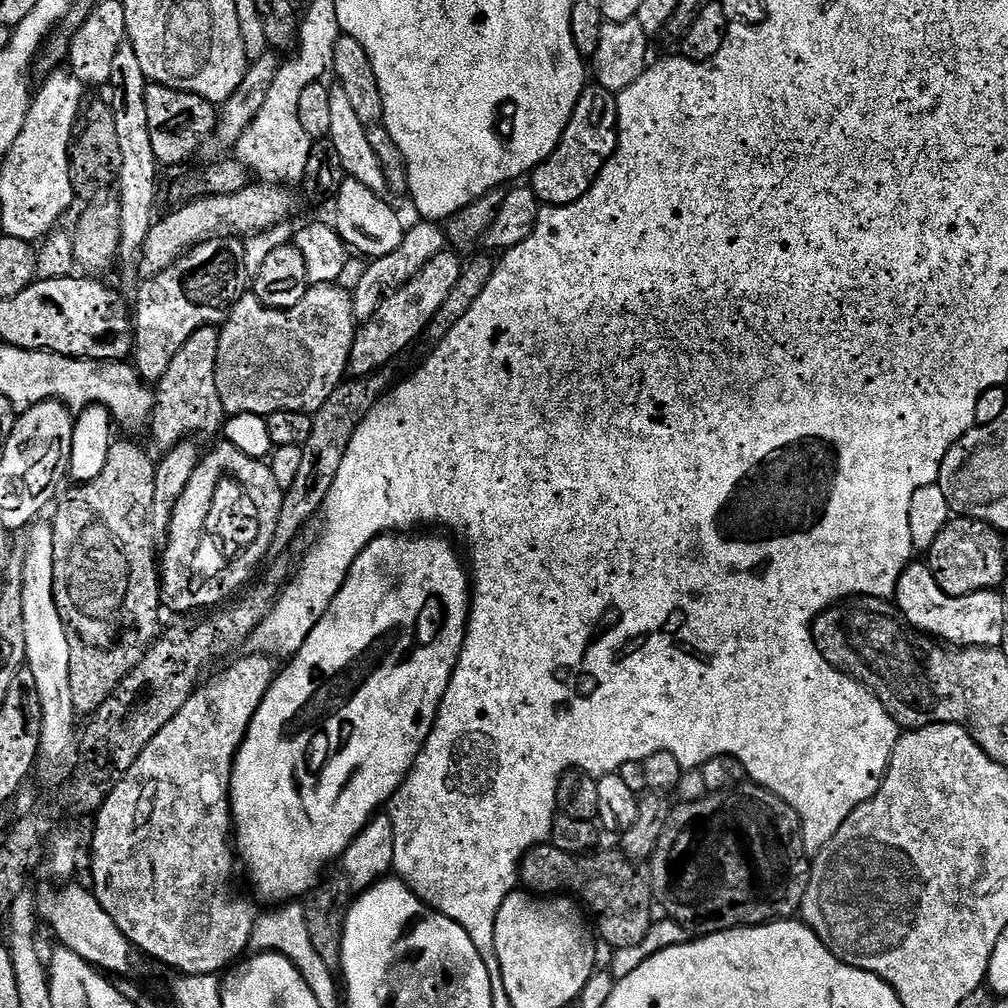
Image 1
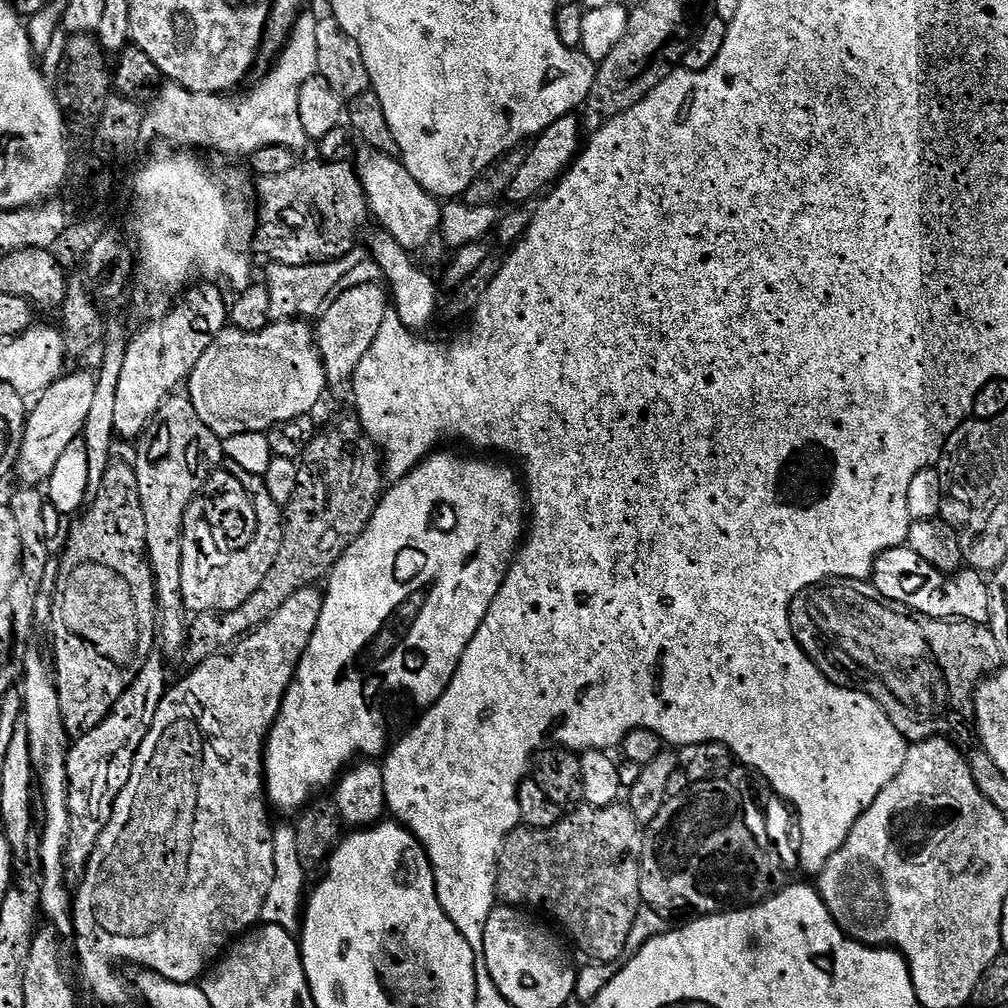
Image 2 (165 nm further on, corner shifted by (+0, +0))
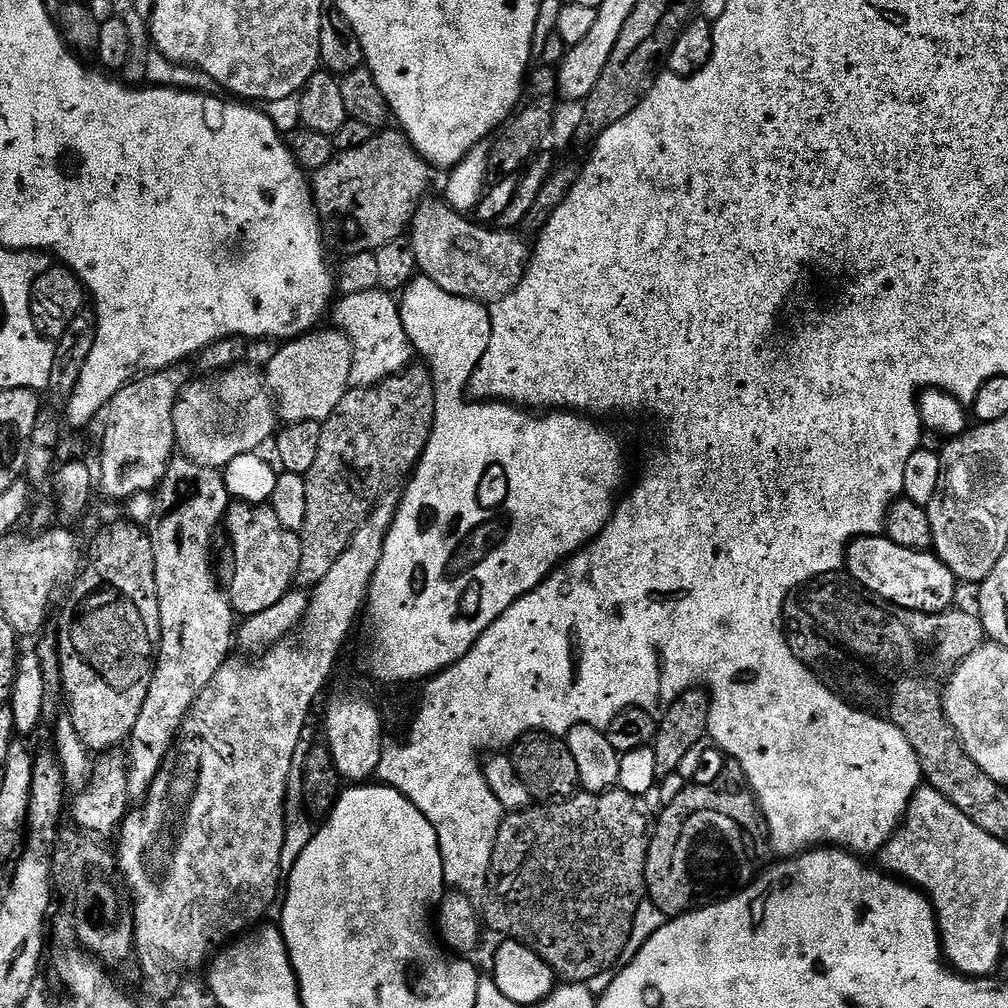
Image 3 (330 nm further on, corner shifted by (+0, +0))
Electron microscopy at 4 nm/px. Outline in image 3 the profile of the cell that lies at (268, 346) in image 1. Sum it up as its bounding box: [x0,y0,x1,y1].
[174,364,278,470]

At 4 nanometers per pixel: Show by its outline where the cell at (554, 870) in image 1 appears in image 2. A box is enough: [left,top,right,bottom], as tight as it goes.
[497,806,646,965]

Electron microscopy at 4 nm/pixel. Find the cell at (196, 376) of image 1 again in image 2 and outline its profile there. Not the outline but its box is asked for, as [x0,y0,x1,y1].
[134,394,226,654]

